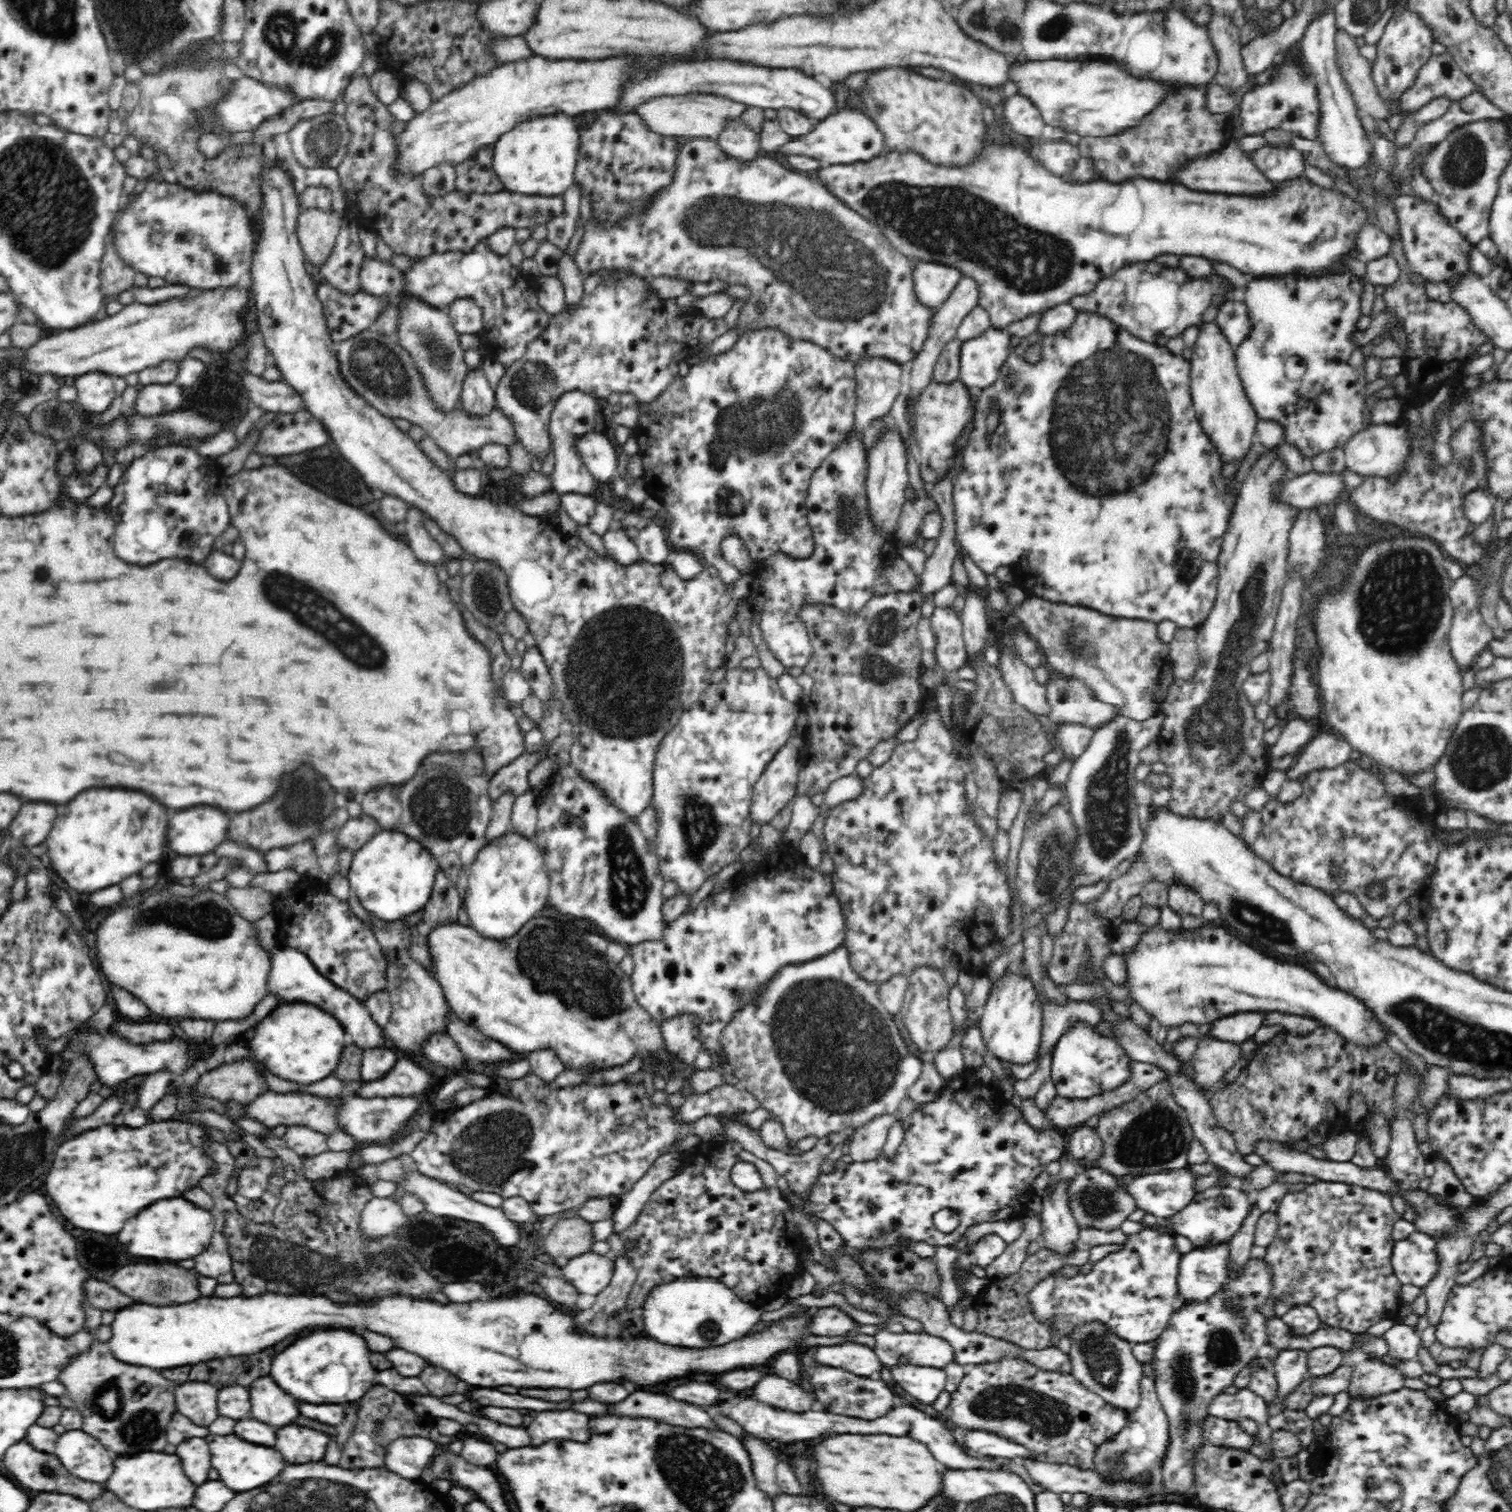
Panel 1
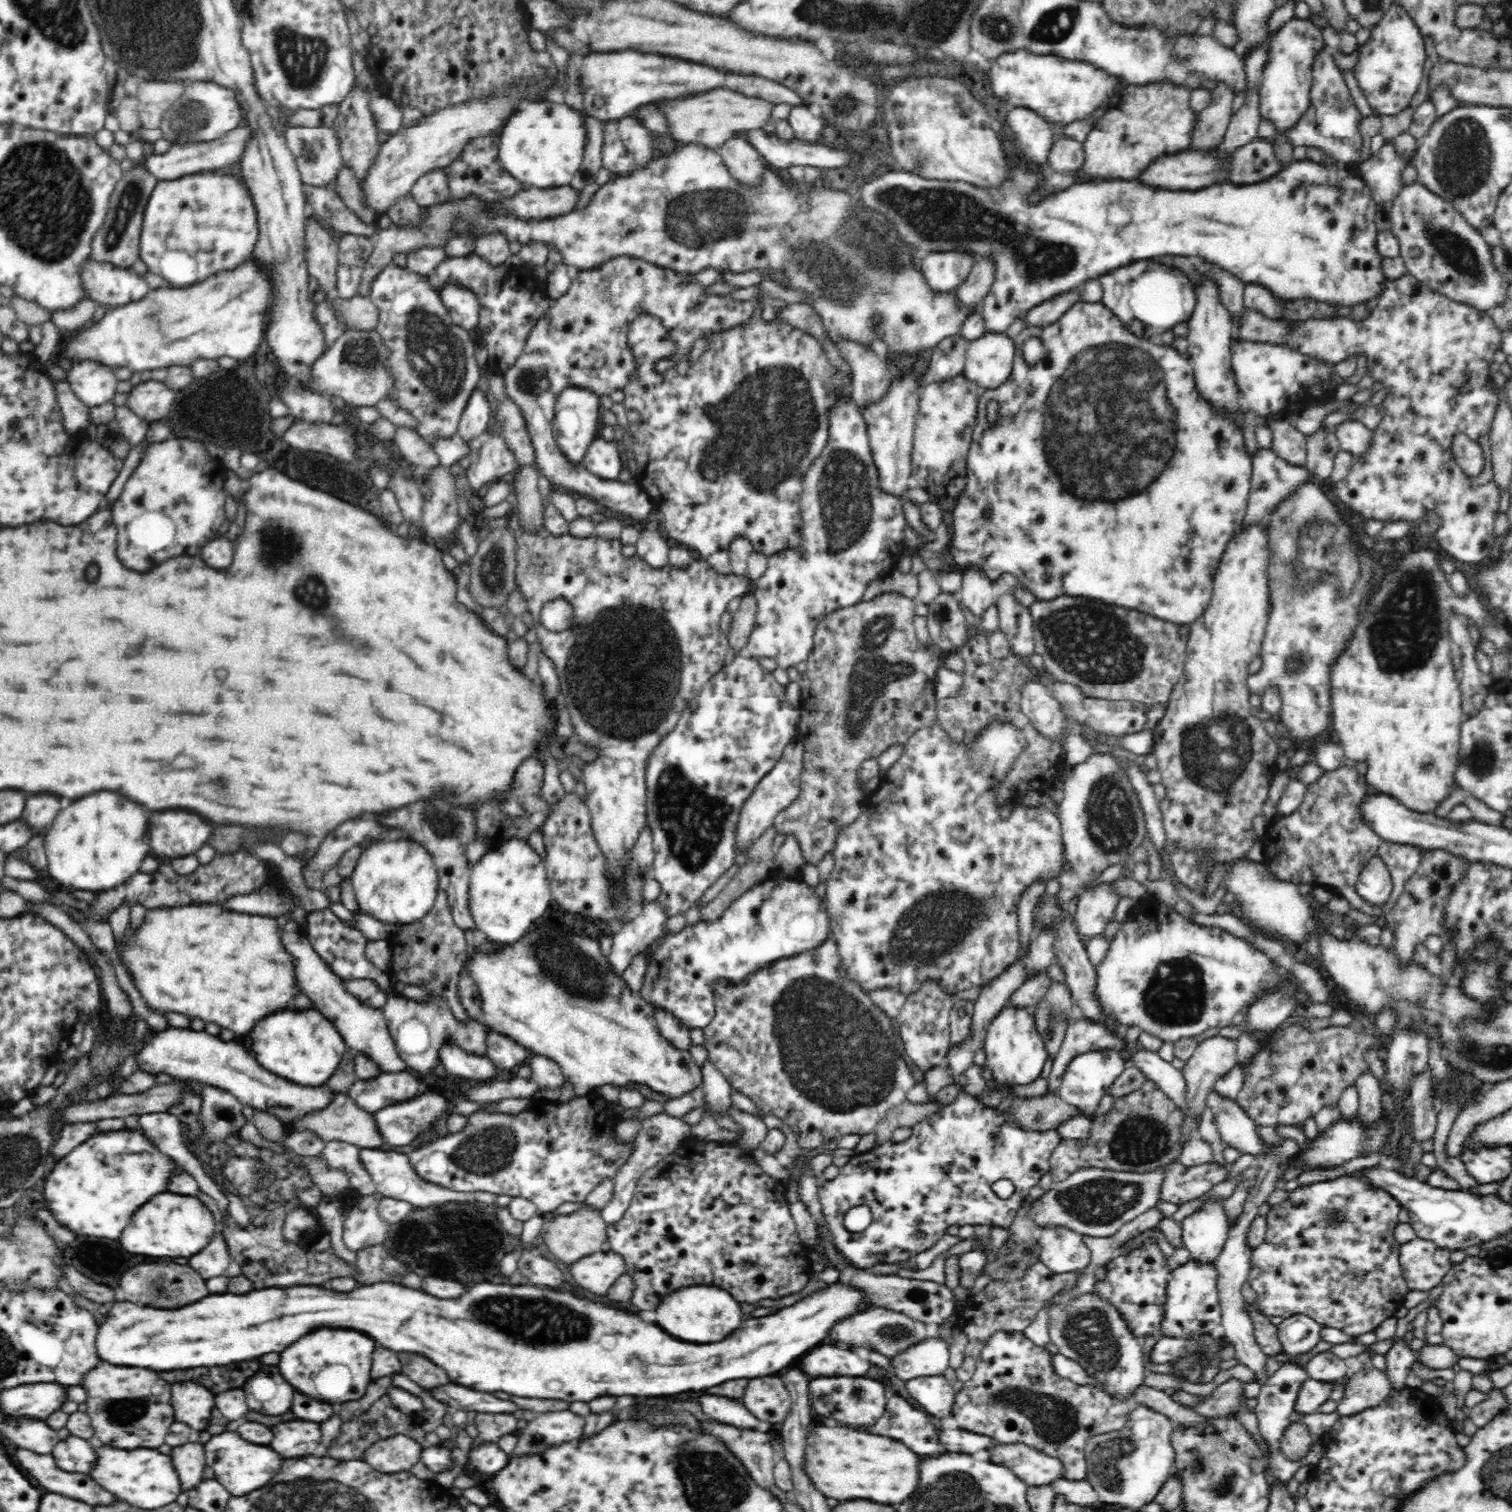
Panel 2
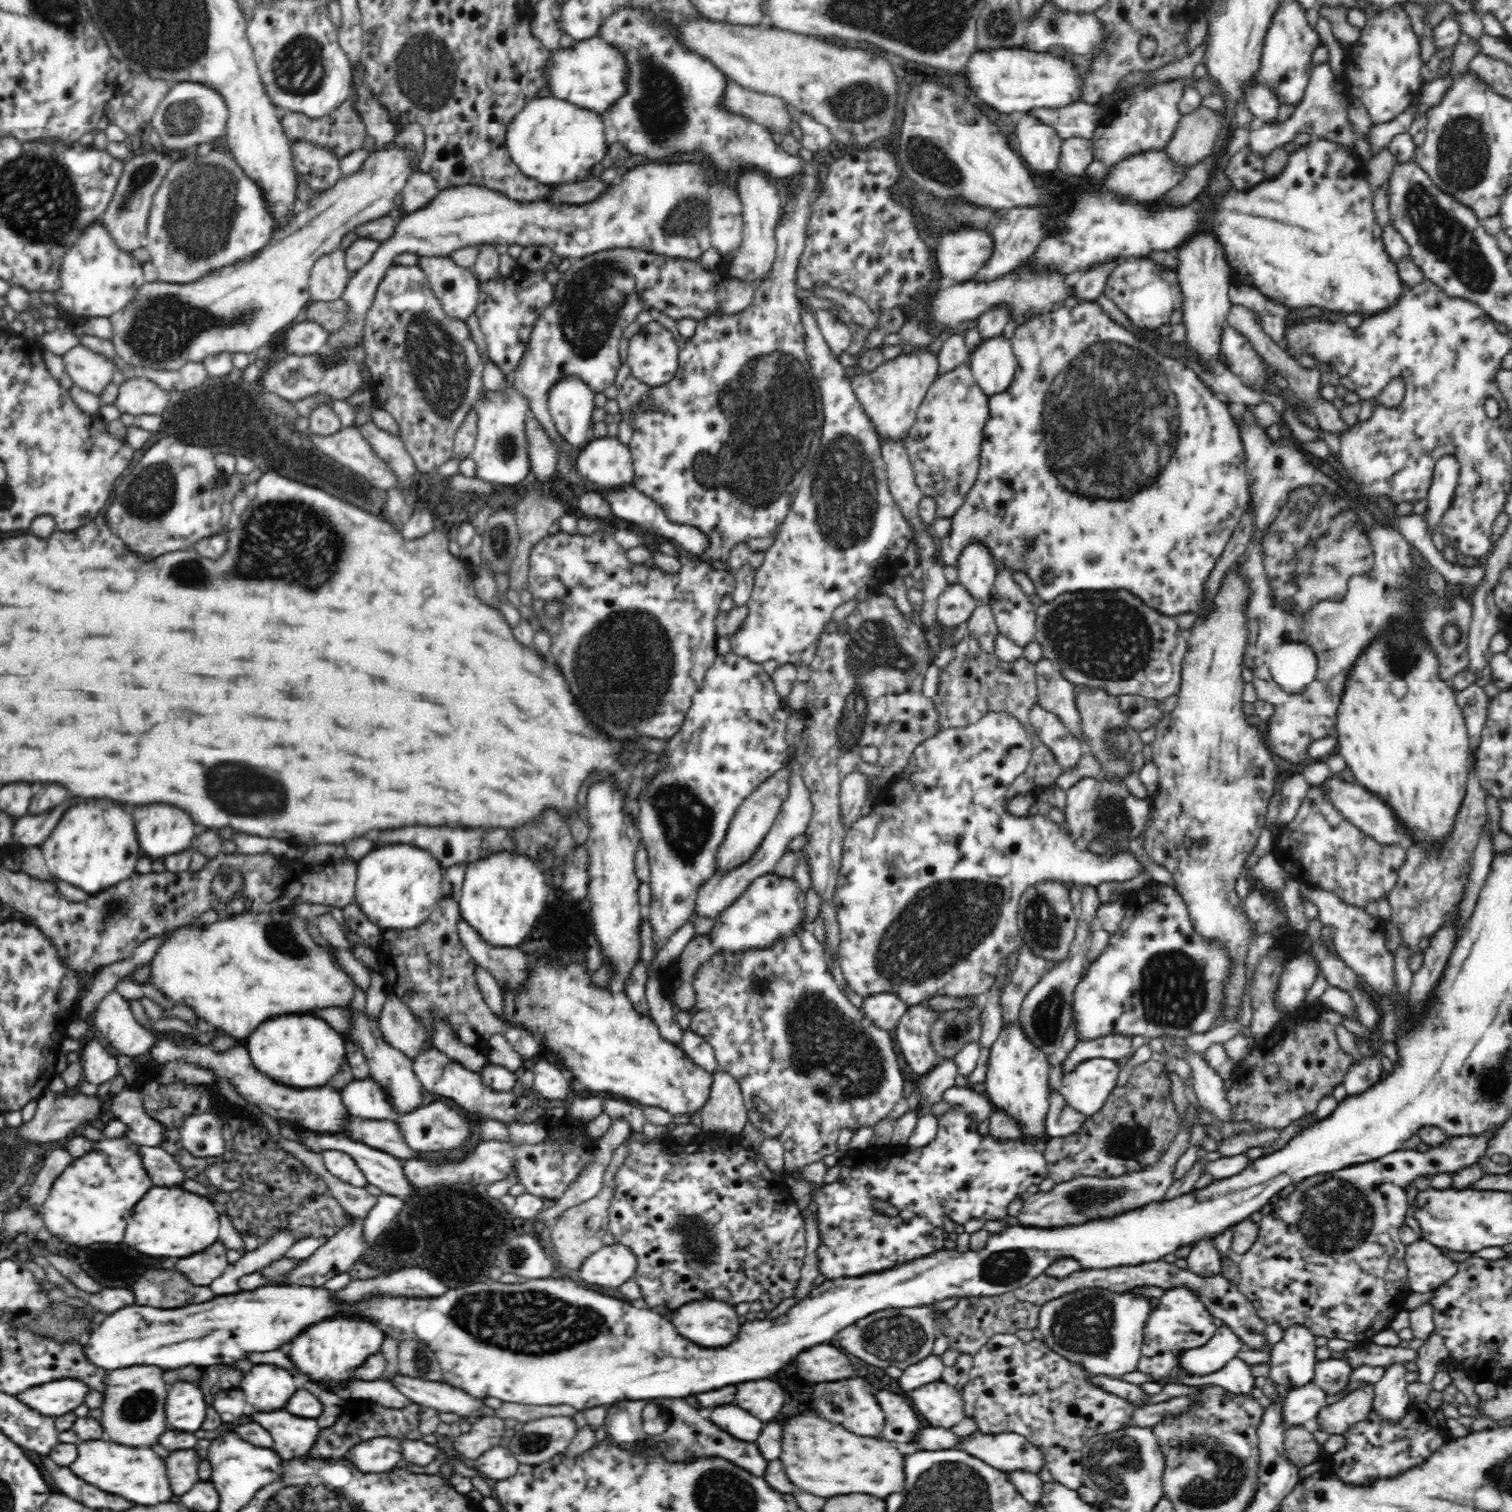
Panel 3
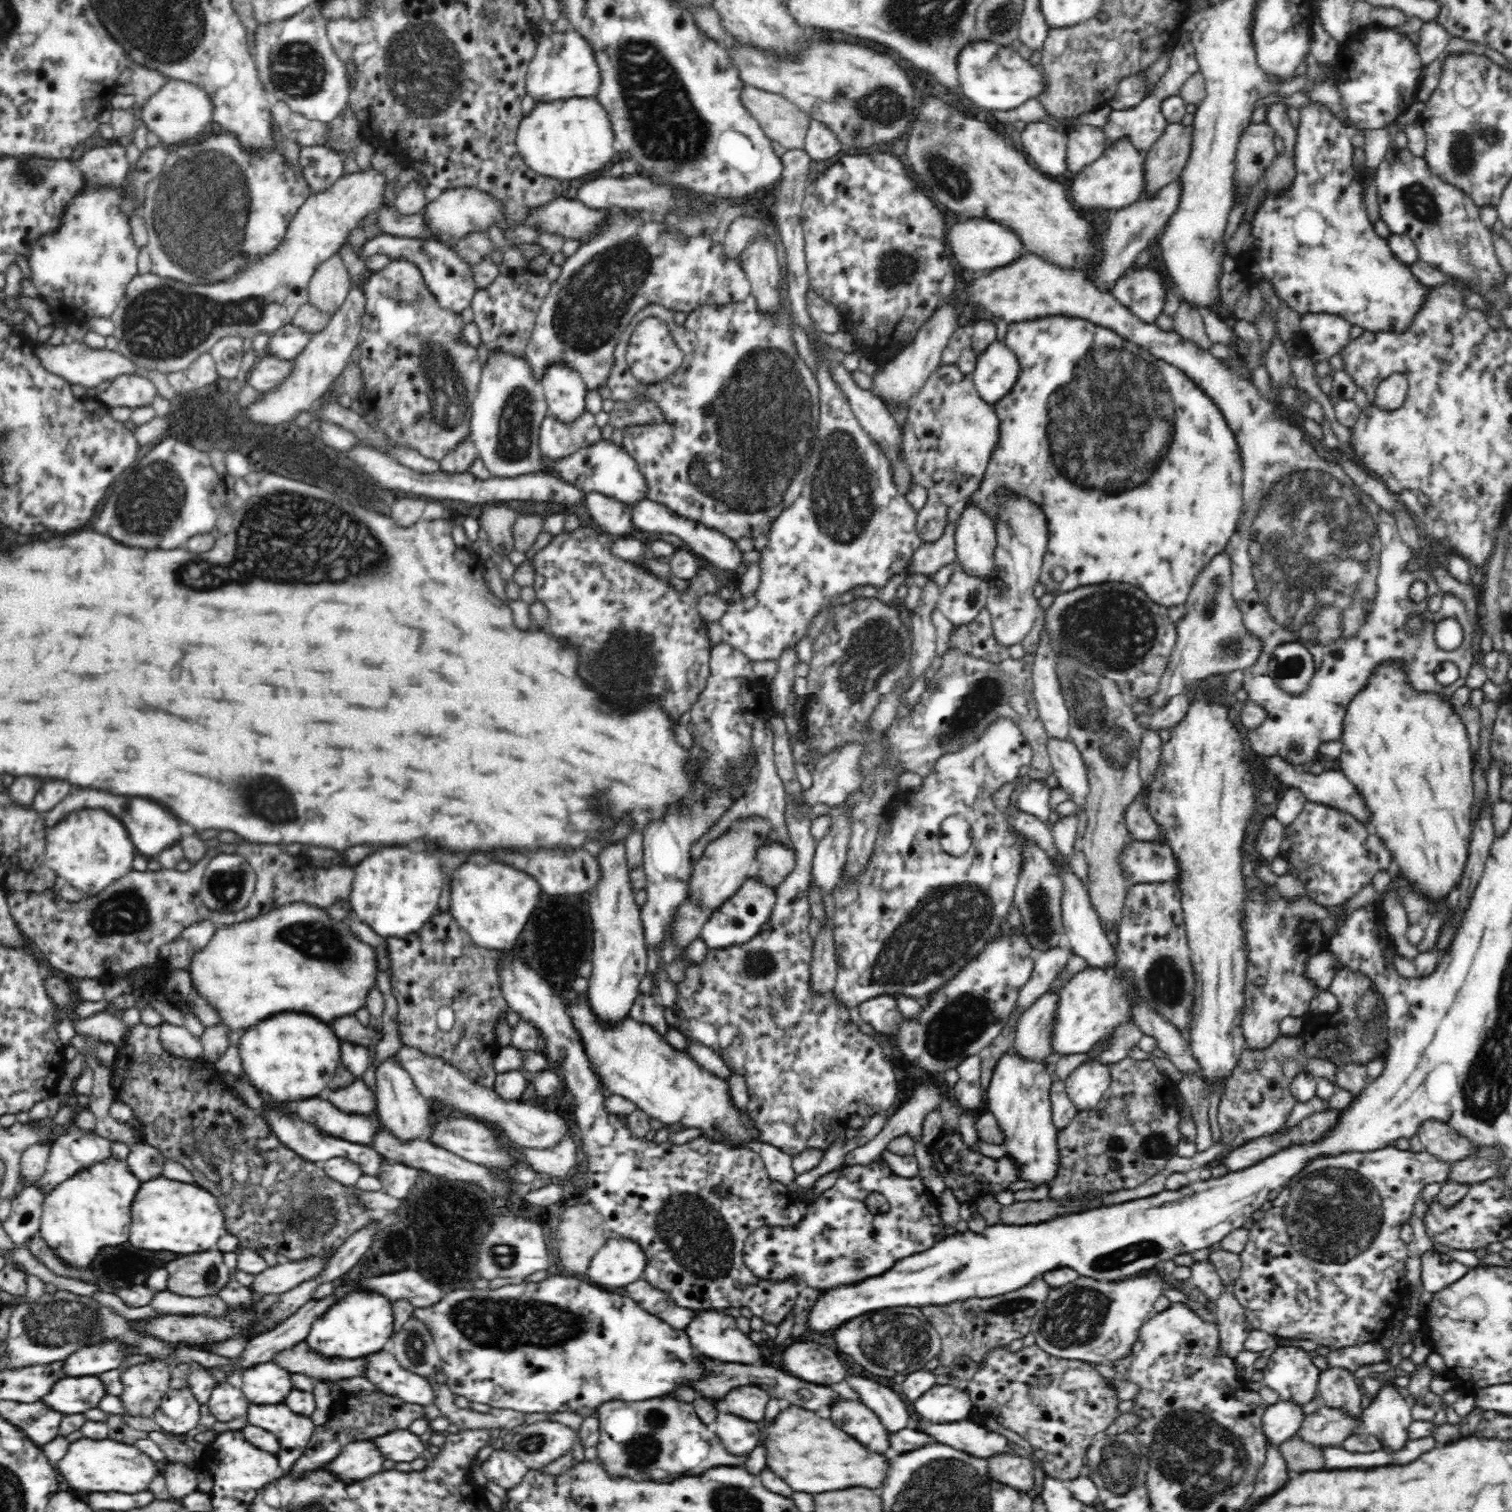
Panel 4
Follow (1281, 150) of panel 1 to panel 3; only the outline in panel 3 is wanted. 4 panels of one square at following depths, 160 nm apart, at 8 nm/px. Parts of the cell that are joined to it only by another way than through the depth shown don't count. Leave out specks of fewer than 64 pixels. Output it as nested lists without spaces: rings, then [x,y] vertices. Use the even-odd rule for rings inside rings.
[[[1246,145],[1232,155],[1223,168],[1226,181],[1236,190],[1249,189],[1264,181],[1266,156]]]

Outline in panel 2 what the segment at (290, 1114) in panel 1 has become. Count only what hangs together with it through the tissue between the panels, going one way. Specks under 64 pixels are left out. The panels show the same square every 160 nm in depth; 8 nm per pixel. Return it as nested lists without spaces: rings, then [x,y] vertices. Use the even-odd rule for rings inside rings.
[[[334,1092],[331,1099],[325,1104],[325,1107],[302,1113],[289,1124],[314,1131],[325,1142],[340,1140],[358,1145],[362,1149],[376,1149],[384,1144],[382,1143],[382,1139],[380,1139],[380,1134],[375,1130],[375,1125],[373,1124],[373,1120],[371,1120],[371,1114],[358,1107],[354,1099],[348,1096],[347,1092]]]

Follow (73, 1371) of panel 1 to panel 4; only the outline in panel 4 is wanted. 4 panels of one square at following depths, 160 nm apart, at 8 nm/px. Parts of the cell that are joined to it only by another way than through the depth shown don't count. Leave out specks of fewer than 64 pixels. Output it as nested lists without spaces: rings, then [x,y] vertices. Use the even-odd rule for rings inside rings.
[[[162,1362],[134,1364],[120,1374],[124,1416],[154,1418],[162,1396],[170,1386],[170,1366]]]

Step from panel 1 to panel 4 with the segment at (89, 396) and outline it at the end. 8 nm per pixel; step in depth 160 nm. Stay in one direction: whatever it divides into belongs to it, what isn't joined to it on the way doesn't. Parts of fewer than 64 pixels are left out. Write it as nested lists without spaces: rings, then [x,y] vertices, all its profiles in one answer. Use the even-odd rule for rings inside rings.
[[[67,341],[60,345],[36,344],[36,349],[38,349],[38,357],[44,363],[46,370],[66,379],[71,386],[80,385],[87,389],[97,388],[104,380],[114,380],[118,376],[135,374],[139,368],[117,350],[92,349],[78,341]]]

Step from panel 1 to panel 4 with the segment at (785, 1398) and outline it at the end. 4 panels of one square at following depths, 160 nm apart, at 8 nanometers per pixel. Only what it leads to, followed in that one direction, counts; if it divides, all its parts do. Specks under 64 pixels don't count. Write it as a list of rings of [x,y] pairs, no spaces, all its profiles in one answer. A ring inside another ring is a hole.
[[[738,1386],[730,1390],[724,1400],[728,1404],[728,1412],[734,1412],[738,1416],[744,1416],[756,1422],[764,1418],[770,1394],[758,1386]]]

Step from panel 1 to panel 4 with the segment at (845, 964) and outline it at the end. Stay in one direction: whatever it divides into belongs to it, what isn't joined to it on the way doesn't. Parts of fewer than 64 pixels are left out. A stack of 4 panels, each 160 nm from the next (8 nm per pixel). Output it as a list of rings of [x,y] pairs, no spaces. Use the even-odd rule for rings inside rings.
[[[781,713],[773,718],[769,728],[773,734],[773,751],[775,752],[777,773],[782,779],[782,782],[784,782],[784,788],[786,790],[787,808],[785,811],[785,822],[796,854],[796,867],[786,877],[786,880],[777,887],[777,901],[772,910],[773,916],[763,927],[761,934],[758,934],[758,936],[752,938],[746,944],[732,945],[723,949],[707,949],[706,958],[700,964],[691,961],[690,966],[686,966],[685,978],[674,988],[674,991],[679,994],[676,999],[675,1010],[678,1013],[677,1021],[679,1022],[678,1030],[680,1030],[680,1033],[686,1038],[690,1037],[690,1039],[710,1046],[724,1060],[732,1073],[744,1077],[749,1094],[746,1113],[749,1116],[749,1121],[754,1125],[756,1133],[759,1134],[759,1142],[770,1143],[792,1157],[802,1154],[806,1150],[812,1150],[812,1148],[814,1150],[822,1150],[822,1120],[824,1120],[824,1124],[832,1126],[832,1124],[838,1124],[840,1120],[848,1120],[854,1114],[858,1114],[858,1116],[868,1120],[871,1116],[888,1110],[896,1102],[896,1098],[898,1098],[898,1070],[894,1070],[894,1058],[890,1058],[890,1054],[886,1054],[886,1046],[882,1045],[882,1038],[874,1038],[874,1033],[862,1033],[861,1029],[850,1020],[850,1013],[848,1012],[850,1008],[839,1002],[834,990],[822,992],[822,994],[813,990],[811,965],[815,940],[809,934],[809,924],[812,916],[808,897],[809,890],[813,884],[811,864],[818,840],[814,839],[810,833],[812,818],[807,816],[807,808],[793,808],[791,802],[789,802],[789,798],[792,795],[797,795],[802,788],[794,769],[794,757],[789,743],[790,736],[787,733],[786,723]]]

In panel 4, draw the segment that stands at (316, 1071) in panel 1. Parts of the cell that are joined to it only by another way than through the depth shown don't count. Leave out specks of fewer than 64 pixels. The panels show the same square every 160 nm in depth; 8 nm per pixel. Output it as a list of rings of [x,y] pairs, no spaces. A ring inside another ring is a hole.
[[[280,1013],[274,1018],[266,1018],[266,1022],[252,1026],[244,1031],[244,1036],[240,1038],[238,1048],[244,1071],[248,1075],[248,1081],[257,1088],[276,1099],[310,1098],[314,1095],[322,1095],[326,1091],[326,1084],[332,1080],[341,1065],[342,1040],[336,1034],[334,1025],[320,1022],[320,1018],[304,1016],[304,1014]]]

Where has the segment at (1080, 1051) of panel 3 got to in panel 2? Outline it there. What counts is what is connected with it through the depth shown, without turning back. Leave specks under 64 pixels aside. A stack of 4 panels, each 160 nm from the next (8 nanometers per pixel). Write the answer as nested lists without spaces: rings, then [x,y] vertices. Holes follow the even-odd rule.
[[[1079,1017],[1065,1030],[1064,1040],[1059,1053],[1052,1062],[1052,1070],[1046,1078],[1046,1090],[1050,1095],[1056,1095],[1060,1090],[1061,1078],[1066,1065],[1076,1054],[1090,1049],[1105,1049],[1116,1047],[1121,1050],[1121,1040],[1114,1036],[1104,1025],[1096,1021]]]

